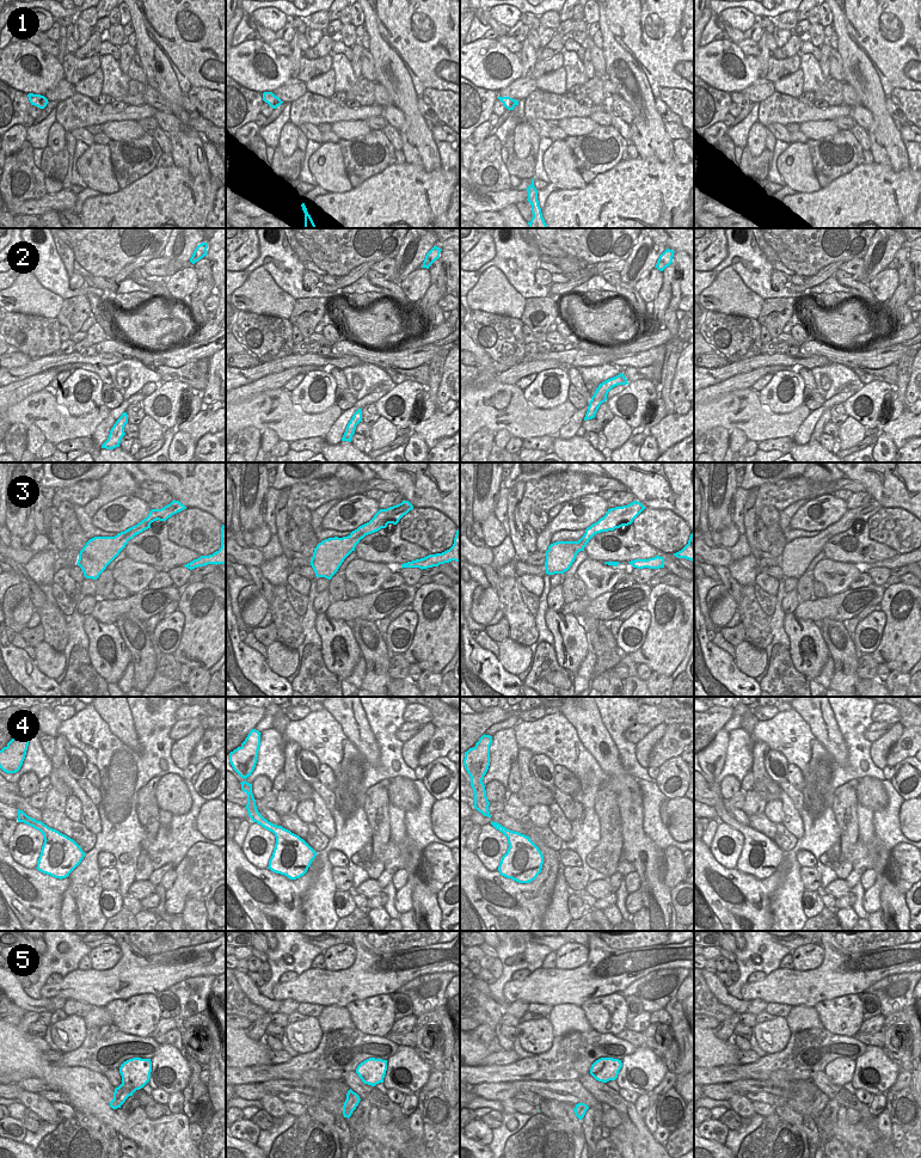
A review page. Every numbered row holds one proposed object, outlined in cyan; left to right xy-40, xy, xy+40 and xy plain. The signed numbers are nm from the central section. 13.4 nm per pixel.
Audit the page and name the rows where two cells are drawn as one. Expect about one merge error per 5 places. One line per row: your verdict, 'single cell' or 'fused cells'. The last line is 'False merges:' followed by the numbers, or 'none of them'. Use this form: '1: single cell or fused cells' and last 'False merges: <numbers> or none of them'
1: single cell
2: single cell
3: single cell
4: single cell
5: single cell
False merges: none of them

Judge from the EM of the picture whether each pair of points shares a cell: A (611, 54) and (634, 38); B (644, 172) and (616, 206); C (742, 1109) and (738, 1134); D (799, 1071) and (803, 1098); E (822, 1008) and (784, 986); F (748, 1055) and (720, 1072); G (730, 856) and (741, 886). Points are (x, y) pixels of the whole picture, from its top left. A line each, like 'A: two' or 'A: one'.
A: two
B: one
C: two
D: two
E: two
F: two
G: two

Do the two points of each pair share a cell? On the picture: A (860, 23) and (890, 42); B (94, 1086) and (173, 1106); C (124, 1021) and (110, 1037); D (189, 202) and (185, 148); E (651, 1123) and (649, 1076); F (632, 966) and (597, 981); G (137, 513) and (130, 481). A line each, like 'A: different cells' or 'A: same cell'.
A: same cell
B: different cells
C: different cells
D: different cells
E: different cells
F: same cell
G: different cells

